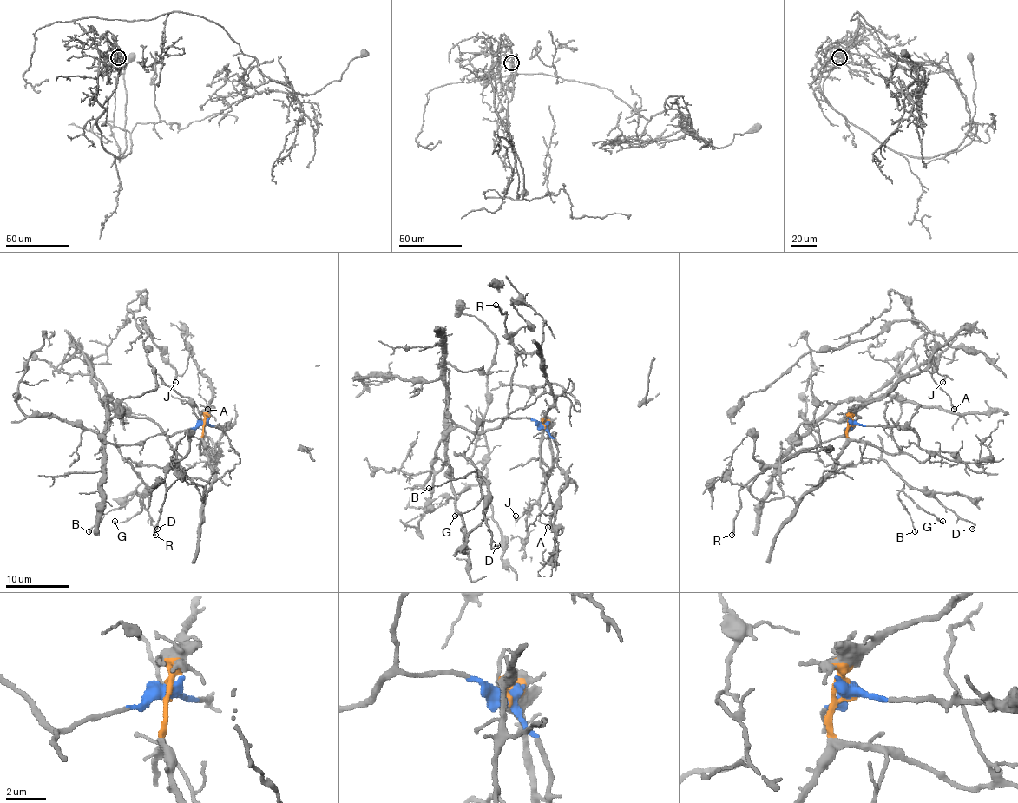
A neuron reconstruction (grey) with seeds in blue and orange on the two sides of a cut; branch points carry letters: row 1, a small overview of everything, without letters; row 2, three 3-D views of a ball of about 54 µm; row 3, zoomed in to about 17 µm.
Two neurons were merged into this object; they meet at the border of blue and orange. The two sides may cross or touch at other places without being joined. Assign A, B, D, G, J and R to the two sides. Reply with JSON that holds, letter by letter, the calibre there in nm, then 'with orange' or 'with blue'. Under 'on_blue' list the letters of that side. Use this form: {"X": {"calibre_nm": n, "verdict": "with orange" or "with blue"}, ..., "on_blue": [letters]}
{"A": {"calibre_nm": 180, "verdict": "with orange"}, "B": {"calibre_nm": 110, "verdict": "with orange"}, "D": {"calibre_nm": 110, "verdict": "with orange"}, "G": {"calibre_nm": 100, "verdict": "with orange"}, "J": {"calibre_nm": 100, "verdict": "with orange"}, "R": {"calibre_nm": 220, "verdict": "with blue"}, "on_blue": ["R"]}

